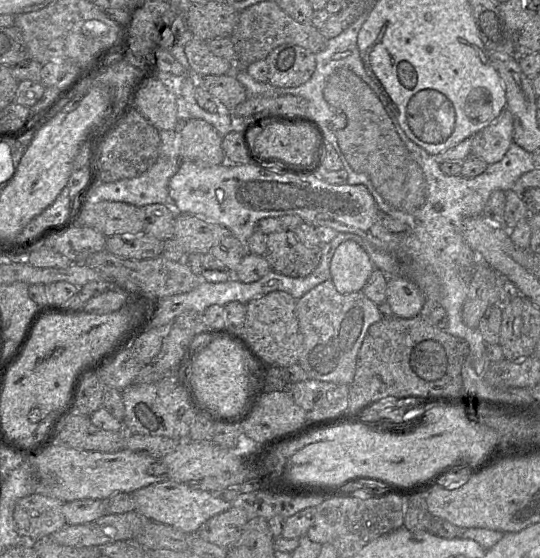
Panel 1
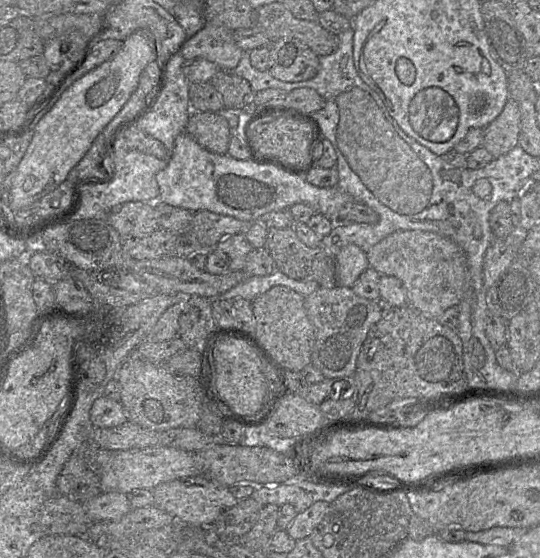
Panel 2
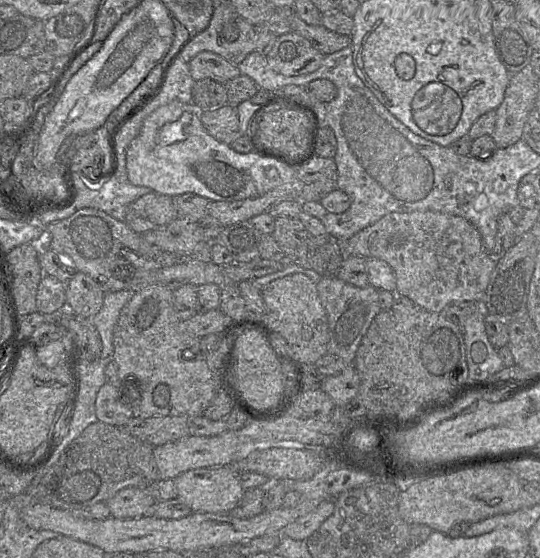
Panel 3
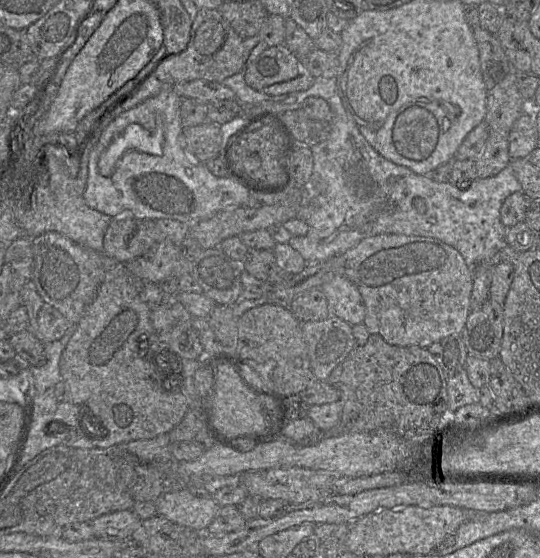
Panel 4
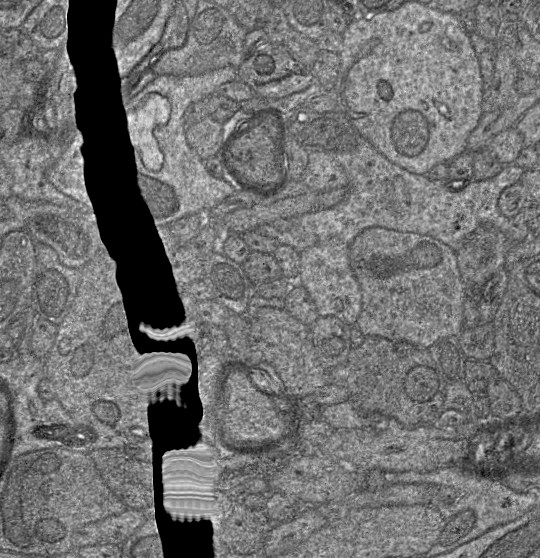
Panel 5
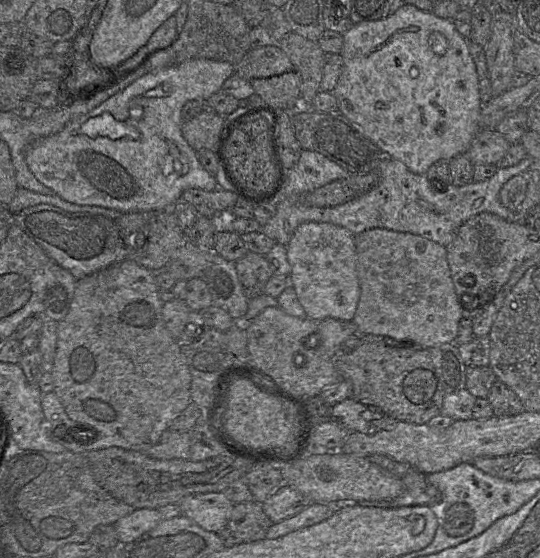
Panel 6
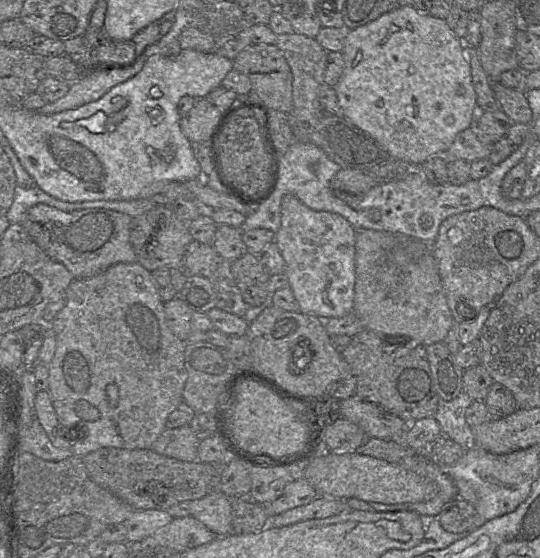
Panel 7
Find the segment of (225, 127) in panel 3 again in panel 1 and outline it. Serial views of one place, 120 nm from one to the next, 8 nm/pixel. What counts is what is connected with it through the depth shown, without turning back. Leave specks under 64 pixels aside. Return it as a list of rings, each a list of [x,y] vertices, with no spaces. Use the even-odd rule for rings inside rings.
[[[188,118],[180,122],[180,160],[202,166],[226,162],[222,148],[223,137],[210,123],[201,118]]]

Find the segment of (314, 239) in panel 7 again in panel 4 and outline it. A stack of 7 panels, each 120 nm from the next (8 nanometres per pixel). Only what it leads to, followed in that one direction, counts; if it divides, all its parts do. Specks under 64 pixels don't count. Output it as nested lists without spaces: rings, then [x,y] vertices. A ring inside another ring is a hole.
[[[335,275],[323,283],[320,289],[326,296],[330,315],[336,315],[351,325],[363,324],[366,314],[365,303],[358,287],[348,278]]]

